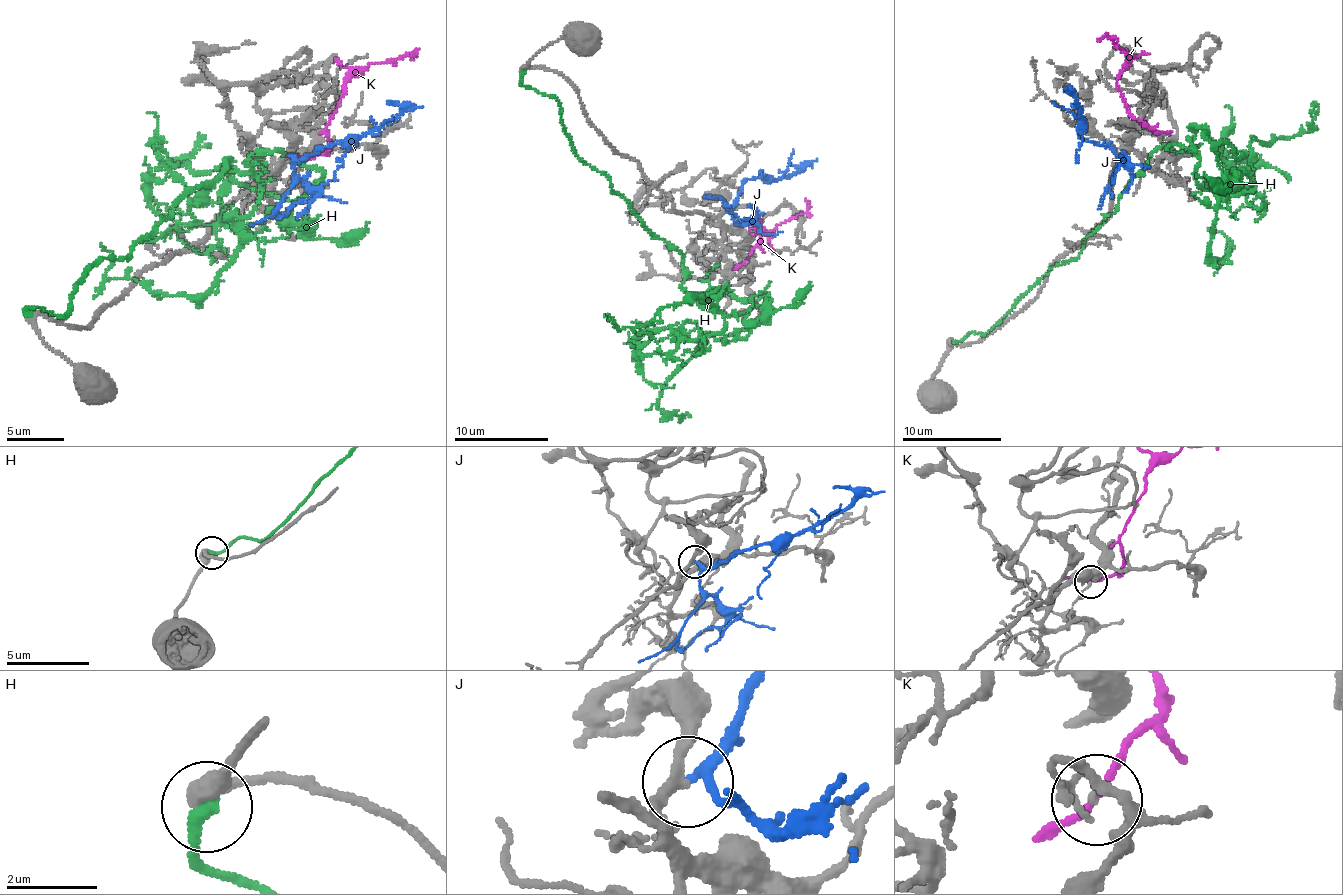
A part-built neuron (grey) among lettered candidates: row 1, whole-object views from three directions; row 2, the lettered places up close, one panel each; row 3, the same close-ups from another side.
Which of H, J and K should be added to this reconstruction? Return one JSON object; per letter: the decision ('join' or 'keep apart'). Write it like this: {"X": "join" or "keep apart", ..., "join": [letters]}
{"H": "keep apart", "J": "join", "K": "keep apart", "join": ["J"]}

